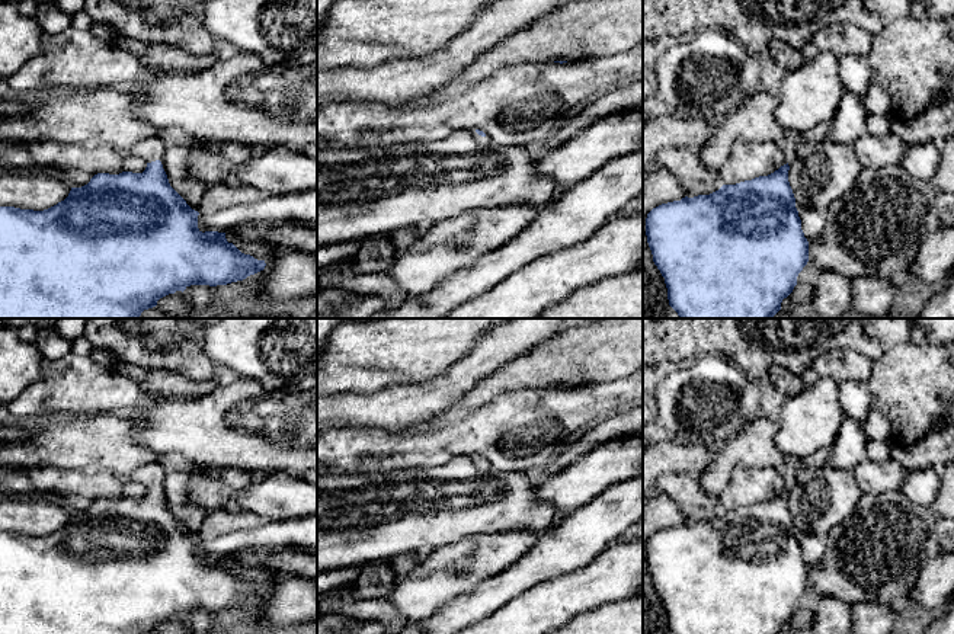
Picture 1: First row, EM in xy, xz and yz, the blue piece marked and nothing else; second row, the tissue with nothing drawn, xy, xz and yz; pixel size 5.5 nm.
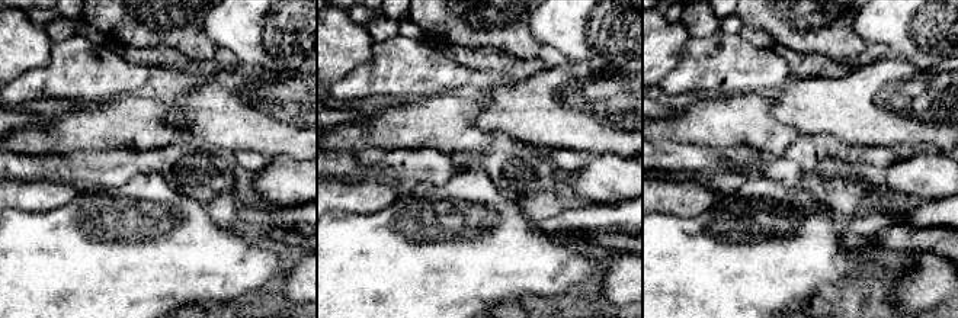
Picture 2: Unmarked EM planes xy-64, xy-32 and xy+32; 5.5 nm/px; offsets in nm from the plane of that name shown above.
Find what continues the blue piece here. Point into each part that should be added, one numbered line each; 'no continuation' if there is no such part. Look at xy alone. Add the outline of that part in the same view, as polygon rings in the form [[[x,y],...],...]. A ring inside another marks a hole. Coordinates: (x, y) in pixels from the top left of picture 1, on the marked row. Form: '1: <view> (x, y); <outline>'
1: xy (151, 149); [[[157,135],[147,138],[137,145],[134,145],[128,154],[140,156],[147,160],[147,163],[161,160],[167,147],[167,138]]]

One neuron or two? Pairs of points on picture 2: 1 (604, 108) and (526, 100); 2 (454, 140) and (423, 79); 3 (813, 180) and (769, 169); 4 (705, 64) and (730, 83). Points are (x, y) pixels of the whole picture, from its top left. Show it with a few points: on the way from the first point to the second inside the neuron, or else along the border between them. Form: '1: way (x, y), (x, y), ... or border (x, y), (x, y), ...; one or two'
1: way (585, 108), (545, 108); one
2: border (454, 92), (400, 100); two
3: way (803, 177), (779, 169); one
4: way (711, 64), (726, 77); one

